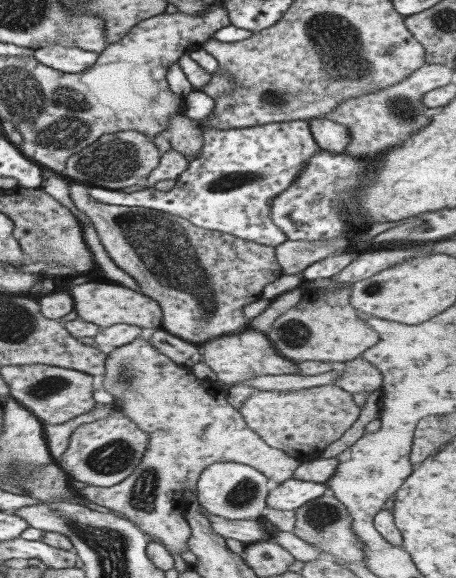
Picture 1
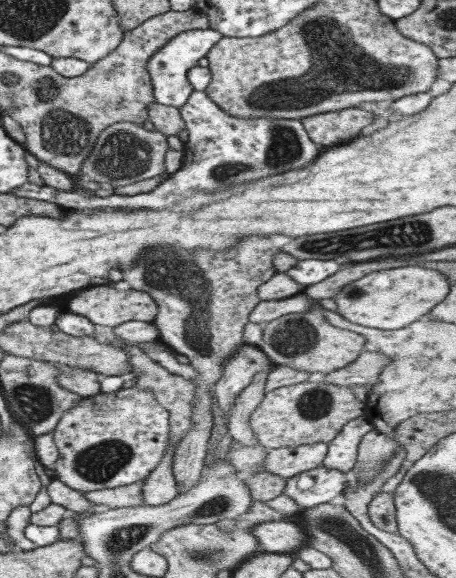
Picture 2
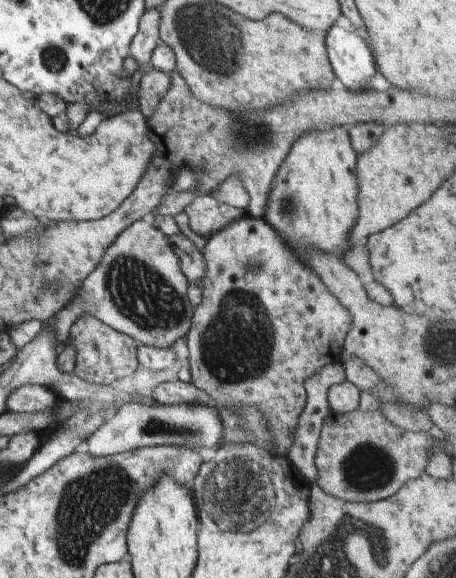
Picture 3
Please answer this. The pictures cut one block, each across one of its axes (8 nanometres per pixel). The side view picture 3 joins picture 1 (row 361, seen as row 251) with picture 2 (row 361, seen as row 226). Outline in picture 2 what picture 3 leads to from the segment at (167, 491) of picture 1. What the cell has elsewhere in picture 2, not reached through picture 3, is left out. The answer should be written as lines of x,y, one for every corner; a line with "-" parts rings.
143,352
132,353
129,358
129,364
131,364
132,371
135,372
137,378
137,380
135,380
135,386
141,388
141,390
148,388
155,396
158,404
163,406
169,412
170,434
167,438
167,446
174,455
175,449
182,442
185,434
192,428
193,402
195,402
197,388
192,380
184,379
181,375
170,373

